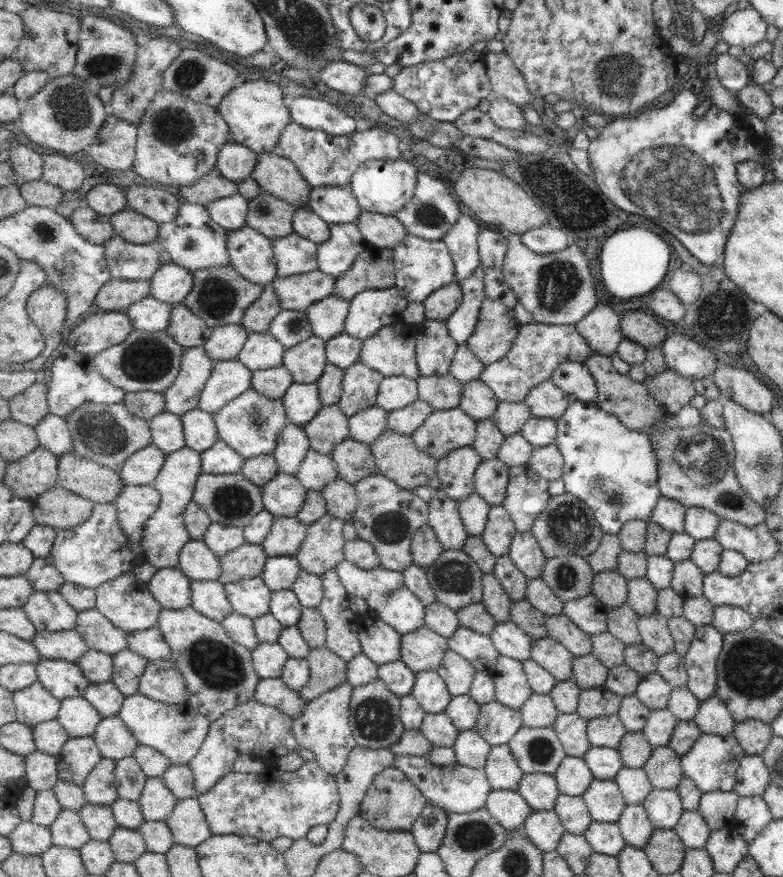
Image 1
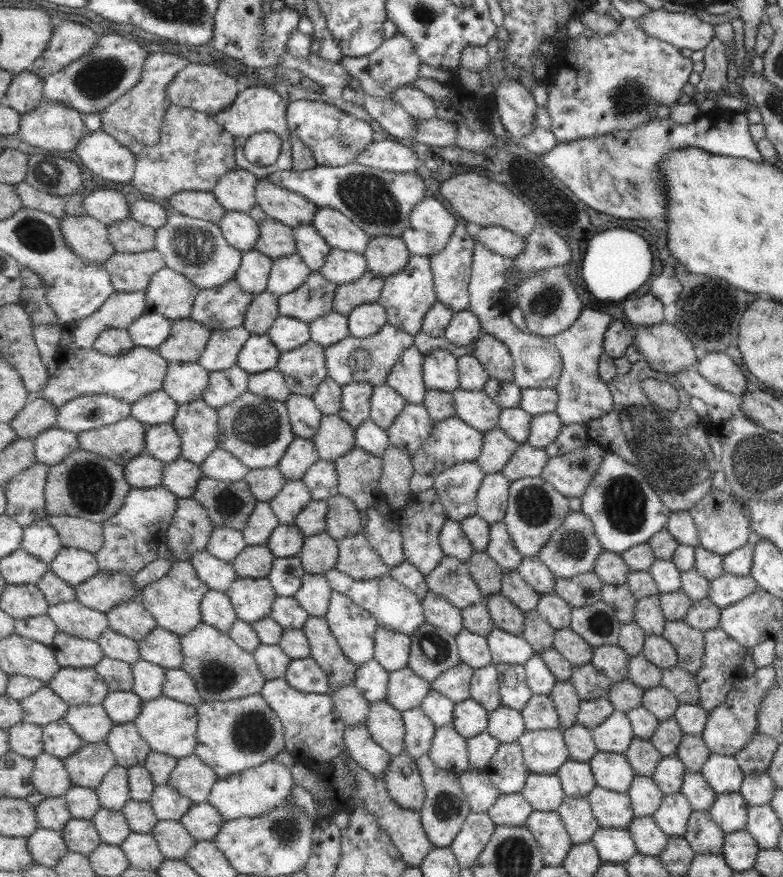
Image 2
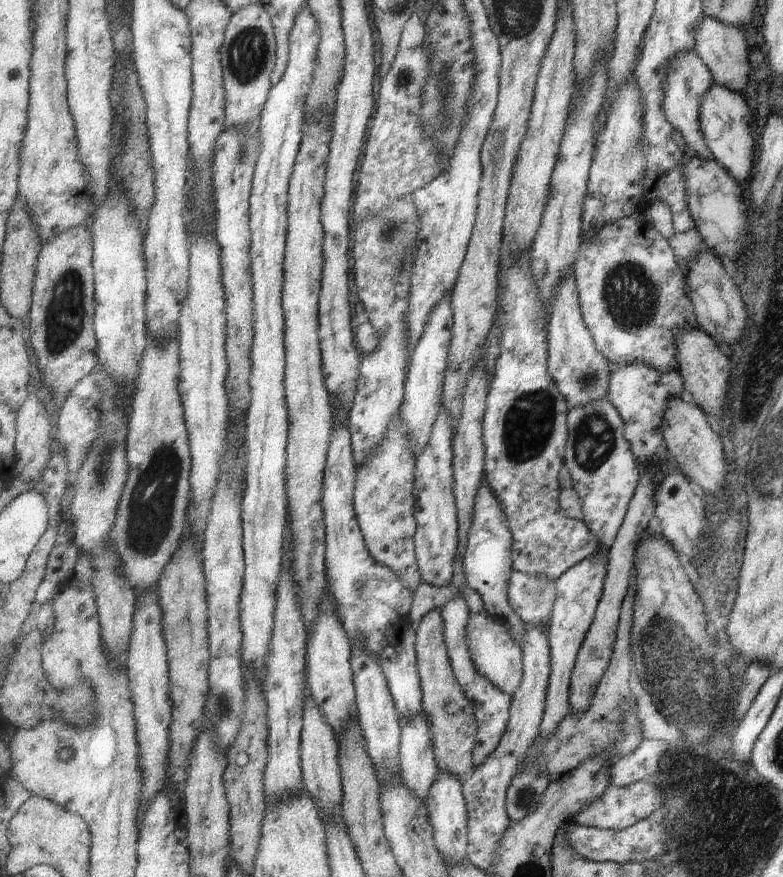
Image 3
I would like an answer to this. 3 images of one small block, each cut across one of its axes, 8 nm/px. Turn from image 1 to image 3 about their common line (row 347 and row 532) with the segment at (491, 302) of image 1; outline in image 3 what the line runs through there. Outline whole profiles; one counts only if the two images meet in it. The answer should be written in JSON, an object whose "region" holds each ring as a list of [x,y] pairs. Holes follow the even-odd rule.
{"region":[[[484,480],[477,492],[469,544],[464,556],[465,576],[467,576],[468,586],[474,588],[483,598],[486,612],[499,624],[504,624],[505,628],[509,629],[509,634],[523,646],[527,623],[521,620],[518,612],[509,602],[509,580],[515,571],[512,559],[513,534],[509,530],[507,514],[501,508],[501,504],[501,500],[491,490],[489,482]]]}

